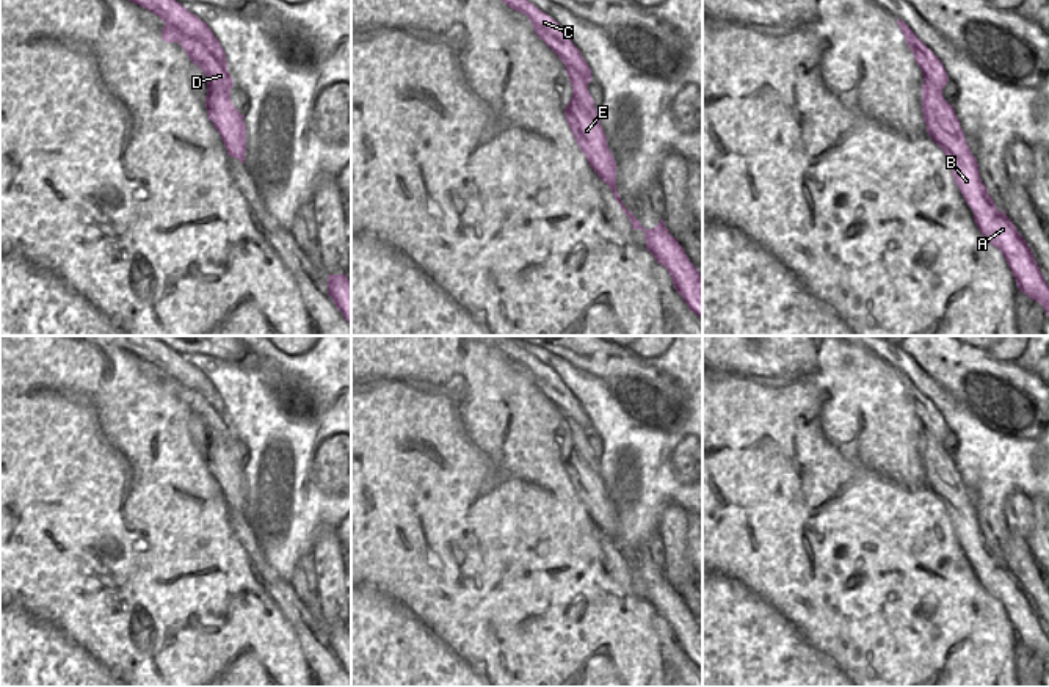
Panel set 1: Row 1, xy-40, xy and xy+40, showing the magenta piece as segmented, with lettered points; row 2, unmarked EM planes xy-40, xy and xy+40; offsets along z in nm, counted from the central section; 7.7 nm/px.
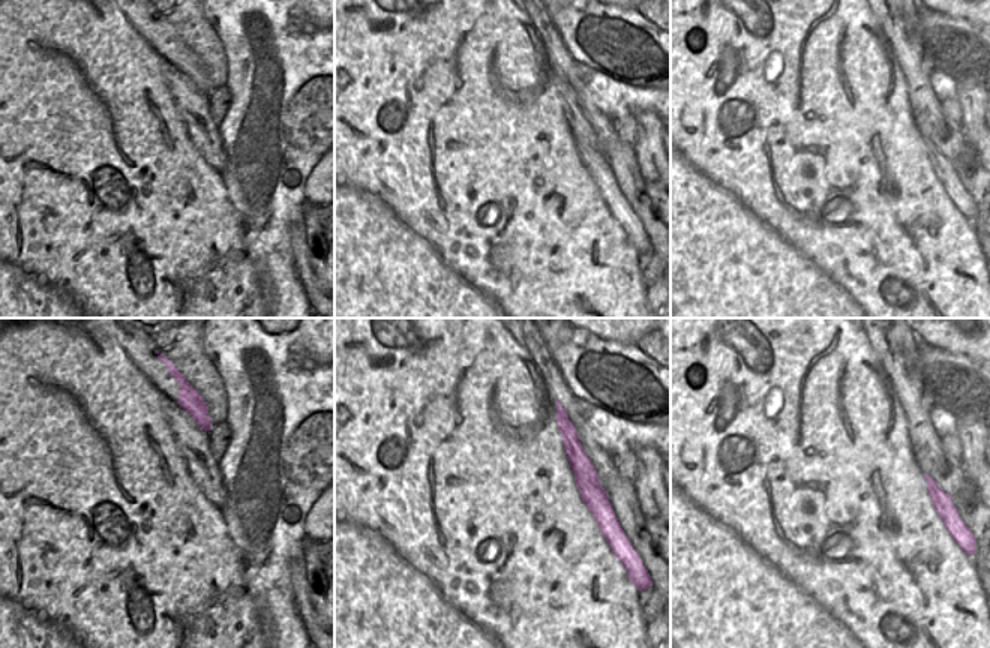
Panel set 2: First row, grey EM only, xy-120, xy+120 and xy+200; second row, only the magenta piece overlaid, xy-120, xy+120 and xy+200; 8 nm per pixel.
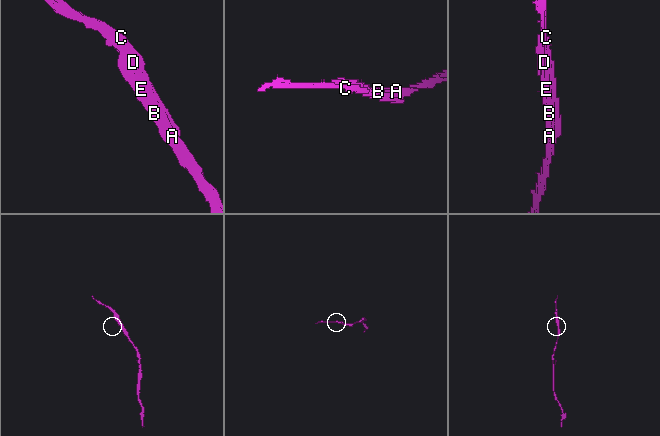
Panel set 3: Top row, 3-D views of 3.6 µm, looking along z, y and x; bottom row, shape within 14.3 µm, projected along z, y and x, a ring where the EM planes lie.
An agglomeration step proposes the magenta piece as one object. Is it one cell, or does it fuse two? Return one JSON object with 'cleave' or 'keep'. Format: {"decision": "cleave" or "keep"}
{"decision": "cleave"}

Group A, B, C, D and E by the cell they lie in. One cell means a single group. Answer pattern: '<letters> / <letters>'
A B D E / C

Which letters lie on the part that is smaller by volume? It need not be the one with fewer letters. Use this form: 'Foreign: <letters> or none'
Foreign: C

